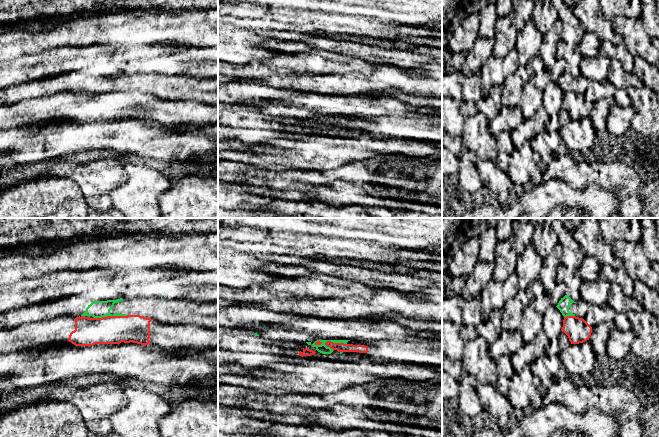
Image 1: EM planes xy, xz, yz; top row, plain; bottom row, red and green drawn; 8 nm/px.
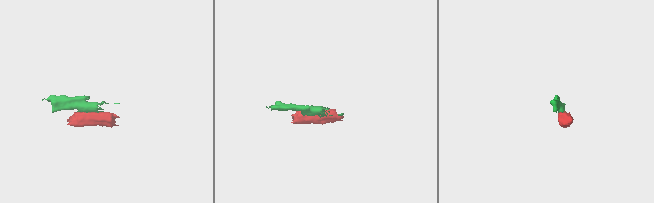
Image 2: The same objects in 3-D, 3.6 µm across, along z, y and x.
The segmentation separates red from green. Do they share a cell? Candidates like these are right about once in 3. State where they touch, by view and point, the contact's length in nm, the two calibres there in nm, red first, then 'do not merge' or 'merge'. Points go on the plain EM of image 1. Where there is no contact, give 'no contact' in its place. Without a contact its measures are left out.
xy (110, 92) | 280 nm | 220/140 nm | do not merge

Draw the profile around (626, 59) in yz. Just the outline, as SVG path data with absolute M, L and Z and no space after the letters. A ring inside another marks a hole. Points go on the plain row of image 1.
M602 41L600 53L608 56L610 59L617 58L626 72L633 72L634 56L629 53L623 43L615 45L609 41Z

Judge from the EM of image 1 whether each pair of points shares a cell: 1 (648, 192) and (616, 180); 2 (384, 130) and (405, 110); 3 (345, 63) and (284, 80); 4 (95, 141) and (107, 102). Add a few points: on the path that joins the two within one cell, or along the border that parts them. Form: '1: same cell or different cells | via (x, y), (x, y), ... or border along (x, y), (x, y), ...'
1: different cells | border along (644, 182), (641, 187), (642, 207)
2: different cells | border along (420, 116), (377, 117)
3: different cells | border along (284, 73), (332, 73)
4: different cells | border along (124, 119), (90, 121), (86, 123), (77, 122)

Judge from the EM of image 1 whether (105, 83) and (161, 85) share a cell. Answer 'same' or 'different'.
same

